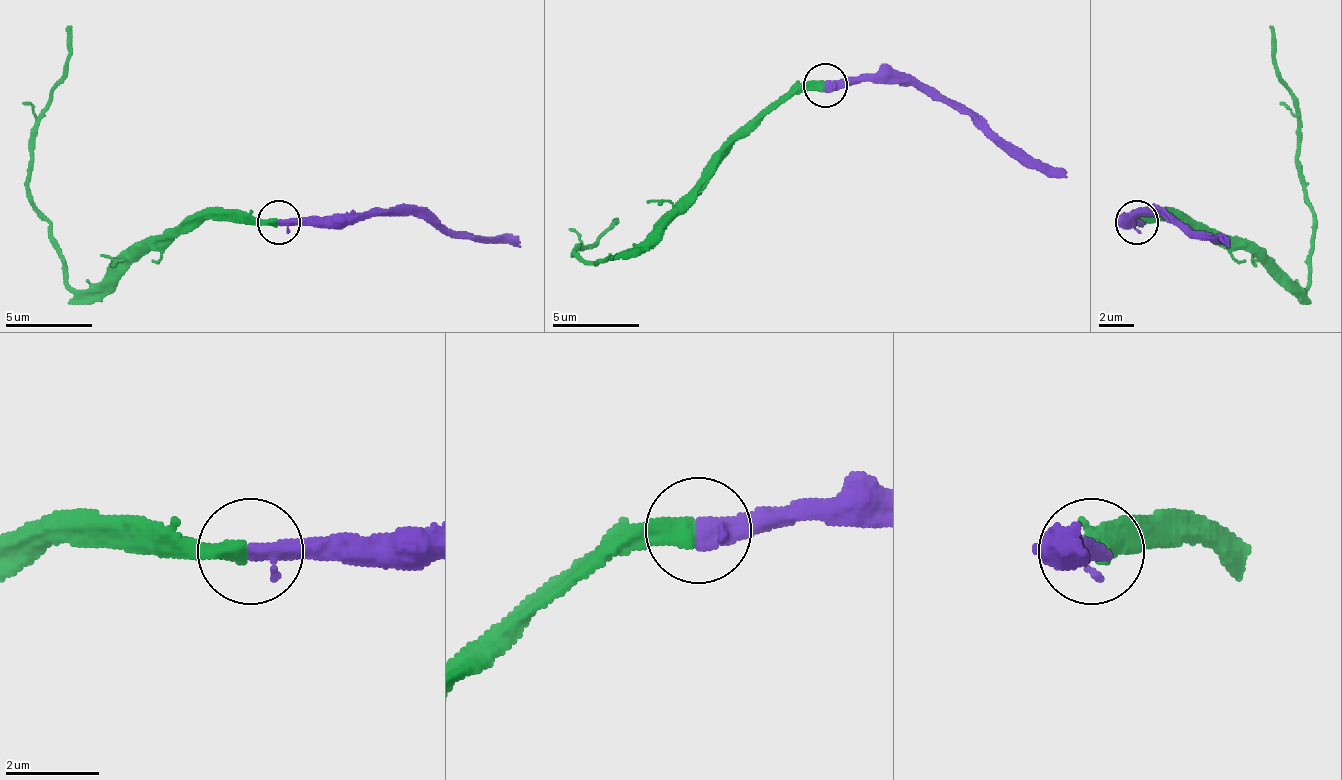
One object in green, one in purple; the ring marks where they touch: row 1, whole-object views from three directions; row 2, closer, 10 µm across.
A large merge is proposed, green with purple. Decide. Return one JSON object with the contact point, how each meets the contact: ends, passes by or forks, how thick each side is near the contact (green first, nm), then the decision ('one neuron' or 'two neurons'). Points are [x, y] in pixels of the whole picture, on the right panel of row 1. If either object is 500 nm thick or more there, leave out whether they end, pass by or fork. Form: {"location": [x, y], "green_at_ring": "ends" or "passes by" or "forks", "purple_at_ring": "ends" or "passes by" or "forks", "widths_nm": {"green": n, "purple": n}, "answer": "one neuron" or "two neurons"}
{"location": [1137, 222], "green_at_ring": "ends", "purple_at_ring": "ends", "widths_nm": {"green": 440, "purple": 480}, "answer": "one neuron"}

